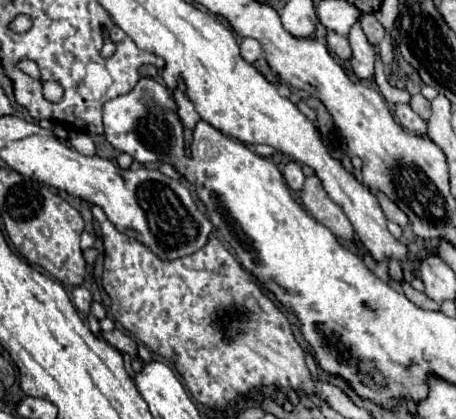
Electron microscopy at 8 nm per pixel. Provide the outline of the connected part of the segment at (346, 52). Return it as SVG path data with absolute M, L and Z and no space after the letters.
M328 31L326 35L326 41L328 41L328 51L340 59L350 59L352 51L350 51L350 45L348 45L348 39L344 35L338 35L334 31Z

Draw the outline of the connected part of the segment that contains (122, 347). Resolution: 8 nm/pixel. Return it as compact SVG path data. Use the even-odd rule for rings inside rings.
M120 329L102 331L102 333L100 333L100 337L102 337L104 341L108 341L112 347L116 347L118 351L128 353L132 359L136 359L136 357L138 357L138 345L136 345L136 341L134 341L132 337L128 337L124 331L120 331Z

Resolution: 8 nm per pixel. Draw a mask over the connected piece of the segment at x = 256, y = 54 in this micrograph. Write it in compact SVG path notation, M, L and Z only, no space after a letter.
M242 39L240 43L240 53L248 63L254 63L256 59L262 57L262 47L256 39Z

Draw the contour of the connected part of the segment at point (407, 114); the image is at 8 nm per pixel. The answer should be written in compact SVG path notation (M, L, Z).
M396 105L394 117L398 119L398 123L402 127L406 127L408 131L412 131L414 135L422 135L426 131L426 123L410 109L410 105Z

